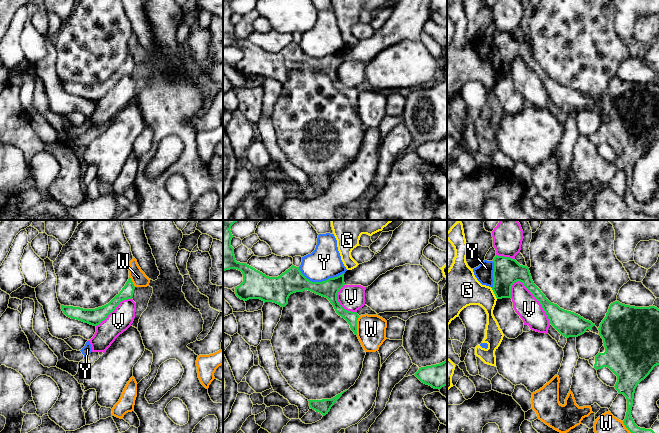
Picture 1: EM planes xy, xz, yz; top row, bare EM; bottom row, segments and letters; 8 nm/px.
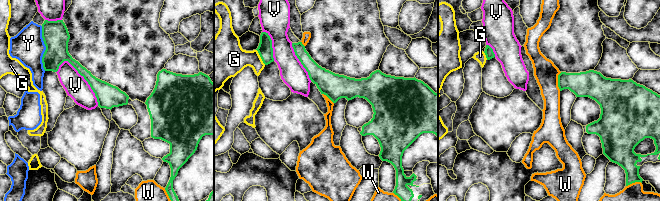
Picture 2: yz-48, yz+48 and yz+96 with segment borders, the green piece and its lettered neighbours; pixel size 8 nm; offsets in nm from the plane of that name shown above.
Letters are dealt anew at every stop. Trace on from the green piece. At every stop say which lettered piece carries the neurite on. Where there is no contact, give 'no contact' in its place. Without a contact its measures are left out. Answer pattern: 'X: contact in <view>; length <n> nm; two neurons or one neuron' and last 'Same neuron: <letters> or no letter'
G: contact in yz; length 100 nm; two neurons
V: contact in yz; length 440 nm; two neurons
W: contact in xz; length 150 nm; two neurons
Y: contact in xz; length 380 nm; two neurons
Same neuron: no letter

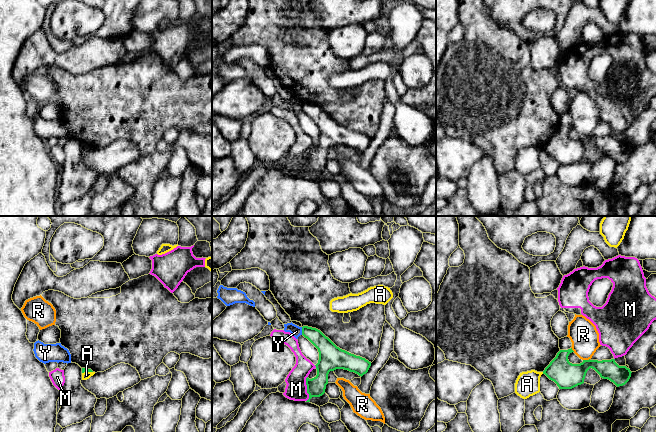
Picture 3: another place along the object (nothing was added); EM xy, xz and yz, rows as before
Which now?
A: contact in xy; length 90 nm; two neurons
M: contact in xz; length 200 nm; two neurons
R: contact in yz; length 60 nm; two neurons
Y: contact in xz; length 60 nm; two neurons
Same neuron: no letter

